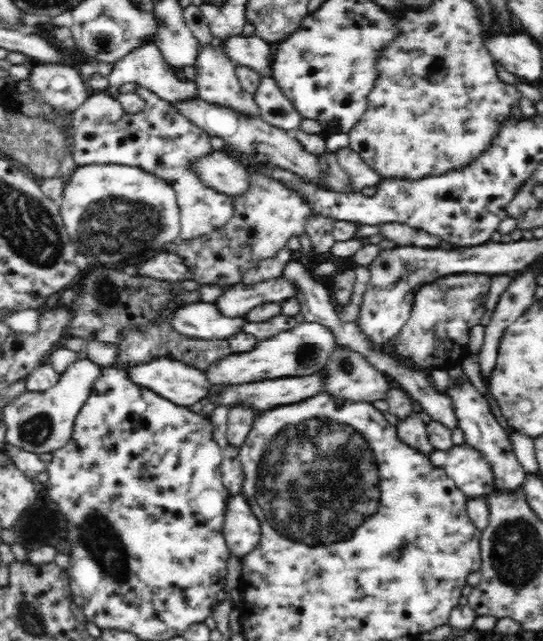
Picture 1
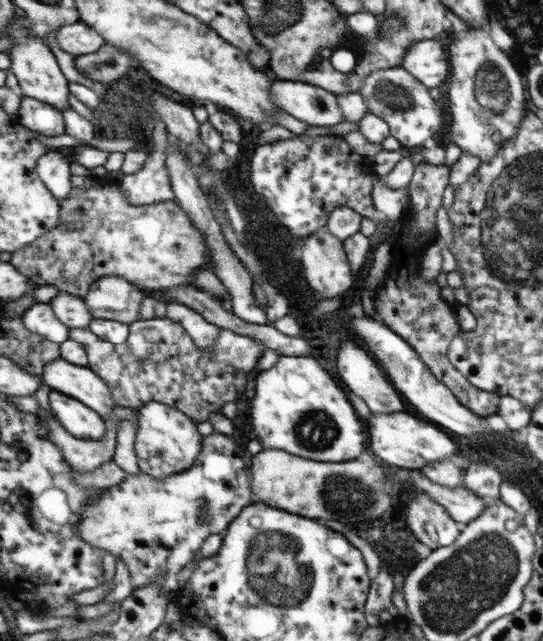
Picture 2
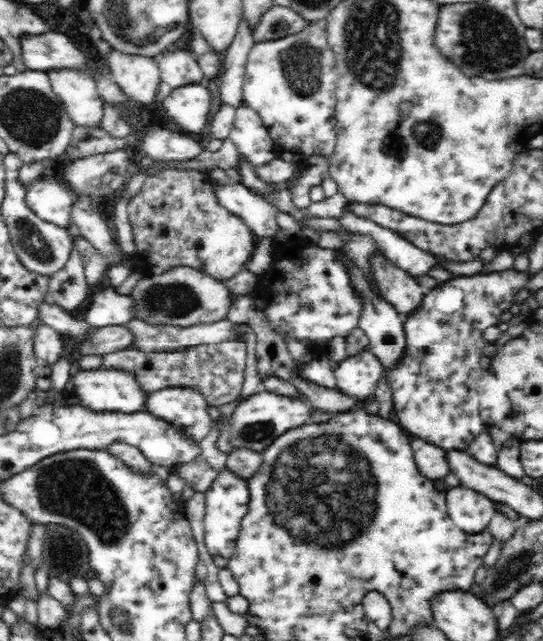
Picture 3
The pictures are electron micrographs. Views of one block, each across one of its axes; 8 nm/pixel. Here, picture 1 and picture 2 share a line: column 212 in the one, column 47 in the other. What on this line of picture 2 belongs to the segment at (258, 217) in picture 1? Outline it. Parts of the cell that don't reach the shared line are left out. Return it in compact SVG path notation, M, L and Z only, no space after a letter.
M74 175L73 191L68 198L61 200L63 218L59 226L47 232L35 243L12 253L15 264L34 284L54 285L60 291L86 298L91 286L105 276L123 276L134 285L146 288L149 292L189 284L190 276L198 269L213 270L210 249L205 245L205 236L195 227L188 212L175 199L158 204L132 204L124 192L122 184L102 184L86 176Z

